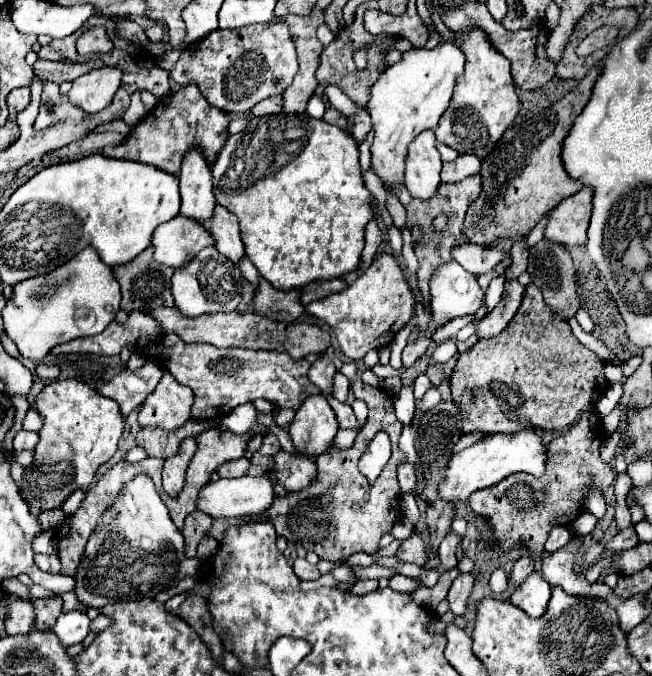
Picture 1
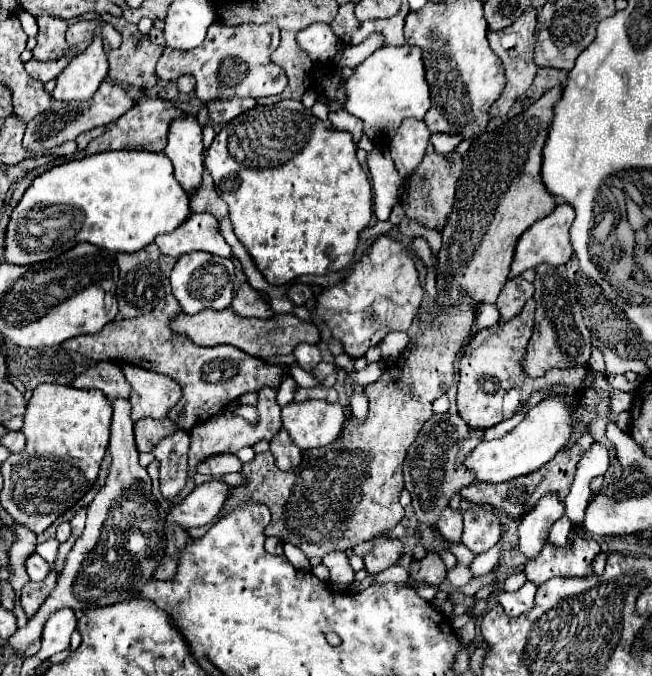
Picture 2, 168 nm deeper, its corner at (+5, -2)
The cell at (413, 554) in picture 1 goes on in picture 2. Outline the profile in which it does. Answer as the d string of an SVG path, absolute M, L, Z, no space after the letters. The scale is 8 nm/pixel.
M381 540L363 560L365 560L365 570L369 574L375 574L375 572L381 572L381 570L387 570L389 566L397 564L403 556L403 550L405 550L405 544L399 542L399 540Z

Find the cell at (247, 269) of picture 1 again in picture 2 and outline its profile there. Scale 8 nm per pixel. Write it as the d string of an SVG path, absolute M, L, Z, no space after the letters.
M191 214L179 228L155 238L155 244L165 256L171 258L179 258L195 250L231 258L231 248L223 240L219 224L211 214Z

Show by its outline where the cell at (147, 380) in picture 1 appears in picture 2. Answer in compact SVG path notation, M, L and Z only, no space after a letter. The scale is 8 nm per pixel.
M99 362L97 366L79 374L73 380L73 386L77 386L77 388L97 388L109 400L117 400L117 398L127 400L131 396L131 384L123 378L123 372L115 362Z

